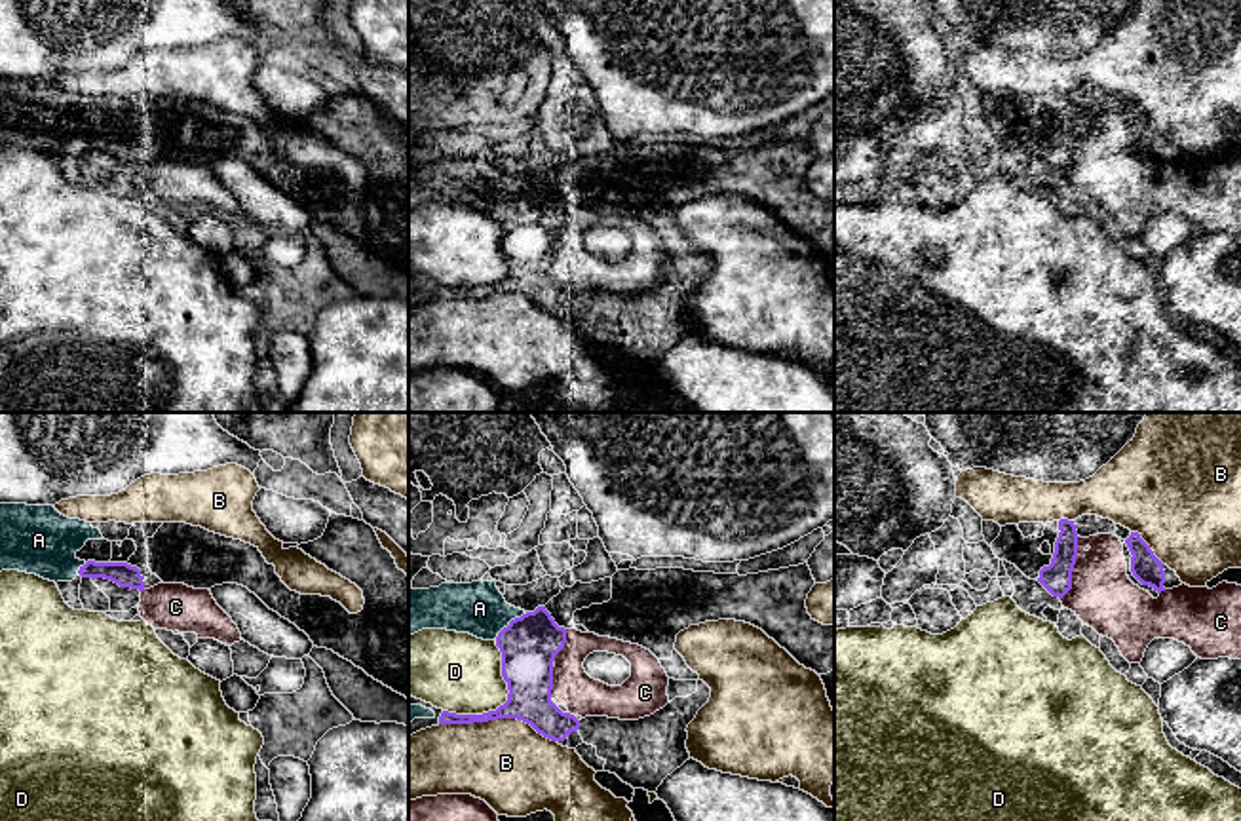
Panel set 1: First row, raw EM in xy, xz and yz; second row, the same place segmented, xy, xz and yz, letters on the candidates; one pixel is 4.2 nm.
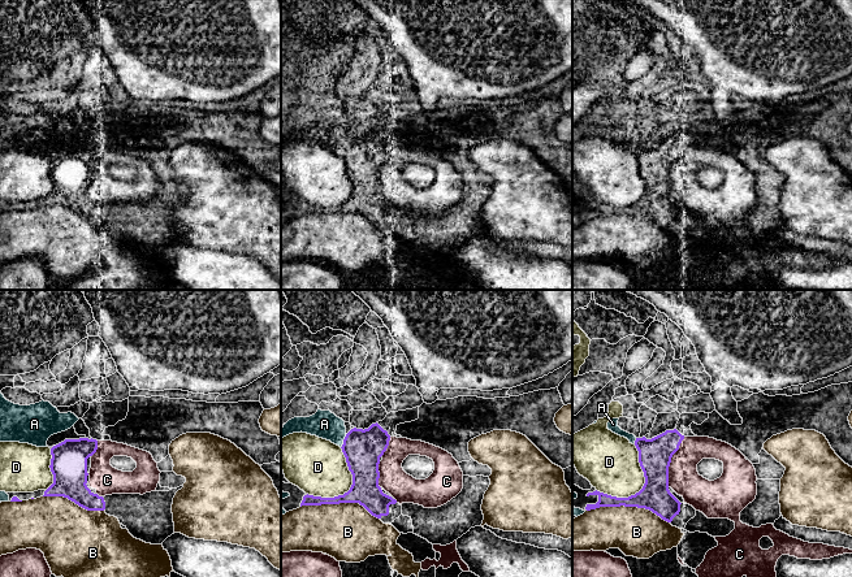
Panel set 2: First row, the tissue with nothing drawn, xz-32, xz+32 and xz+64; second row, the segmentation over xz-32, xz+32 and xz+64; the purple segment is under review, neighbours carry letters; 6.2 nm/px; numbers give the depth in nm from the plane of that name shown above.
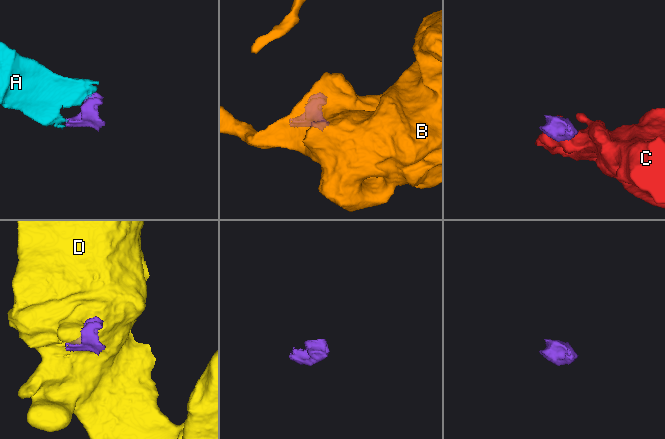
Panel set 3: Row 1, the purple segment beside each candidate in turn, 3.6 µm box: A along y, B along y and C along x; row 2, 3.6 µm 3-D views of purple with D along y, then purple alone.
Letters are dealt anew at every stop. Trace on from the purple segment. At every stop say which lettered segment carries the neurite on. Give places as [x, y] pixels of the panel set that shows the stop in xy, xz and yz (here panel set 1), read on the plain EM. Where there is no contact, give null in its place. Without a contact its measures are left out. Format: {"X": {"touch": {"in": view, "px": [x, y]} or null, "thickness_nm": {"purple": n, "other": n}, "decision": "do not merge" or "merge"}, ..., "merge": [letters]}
{"A": {"touch": {"in": "xz", "px": [510, 196]}, "thickness_nm": {"purple": 240, "other": 220}, "decision": "merge"}, "B": {"touch": {"in": "xz", "px": [498, 291]}, "thickness_nm": {"purple": 220, "other": 380}, "decision": "do not merge"}, "C": {"touch": {"in": "yz", "px": [1072, 143]}, "thickness_nm": {"purple": 130, "other": 280}, "decision": "do not merge"}, "D": {"touch": {"in": "xz", "px": [506, 276]}, "thickness_nm": {"purple": 240, "other": 340}, "decision": "do not merge"}, "merge": ["A"]}

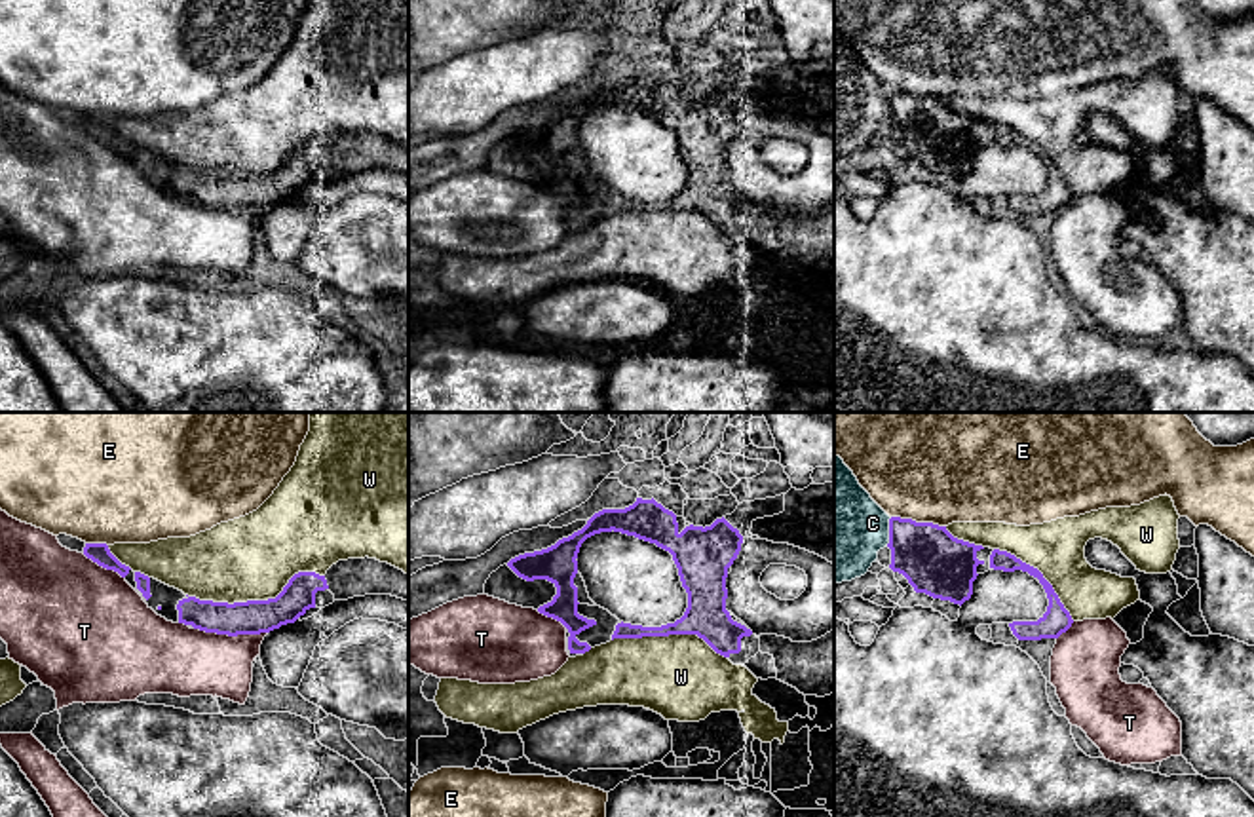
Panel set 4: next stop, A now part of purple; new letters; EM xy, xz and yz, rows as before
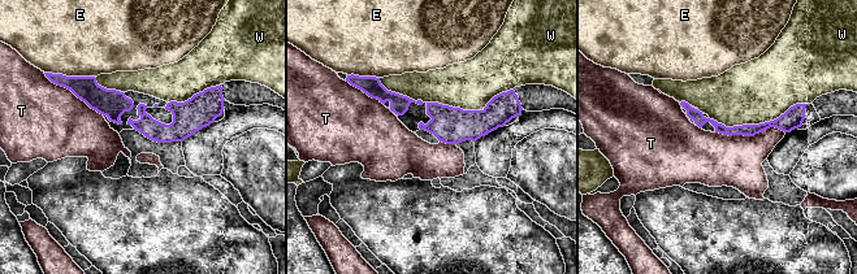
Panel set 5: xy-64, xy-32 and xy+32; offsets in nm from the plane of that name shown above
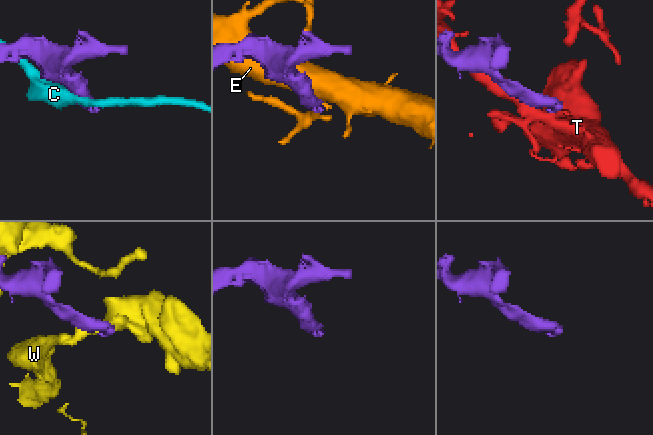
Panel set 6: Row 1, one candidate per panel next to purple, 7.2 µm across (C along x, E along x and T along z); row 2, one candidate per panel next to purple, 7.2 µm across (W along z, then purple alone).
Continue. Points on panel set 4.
{"C": {"touch": {"in": "yz", "px": [890, 107]}, "thickness_nm": {"purple": 280, "other": 400}, "decision": "do not merge"}, "E": {"touch": {"in": "yz", "px": [918, 97]}, "thickness_nm": {"purple": 280, "other": 420}, "decision": "do not merge"}, "T": {"touch": {"in": "xy", "px": [230, 209]}, "thickness_nm": {"purple": 140, "other": 300}, "decision": "do not merge"}, "W": {"touch": {"in": "xy", "px": [255, 175]}, "thickness_nm": {"purple": 140, "other": 360}, "decision": "do not merge"}, "merge": []}

